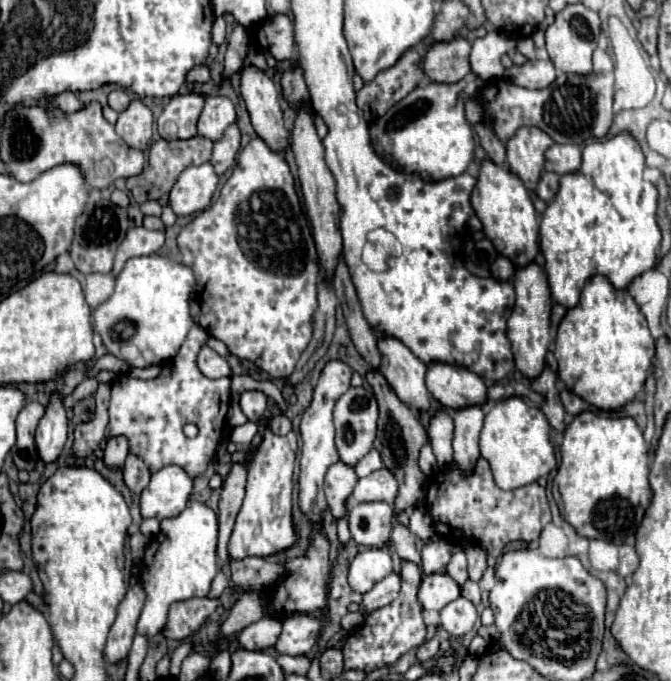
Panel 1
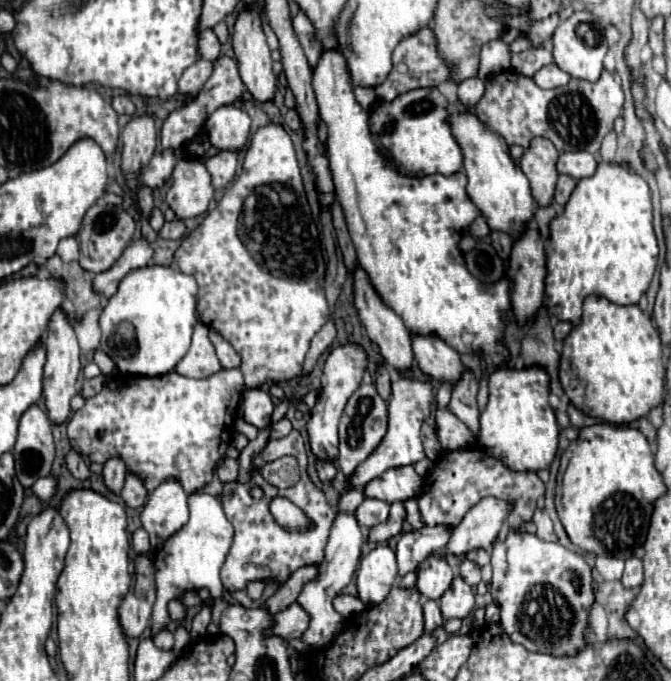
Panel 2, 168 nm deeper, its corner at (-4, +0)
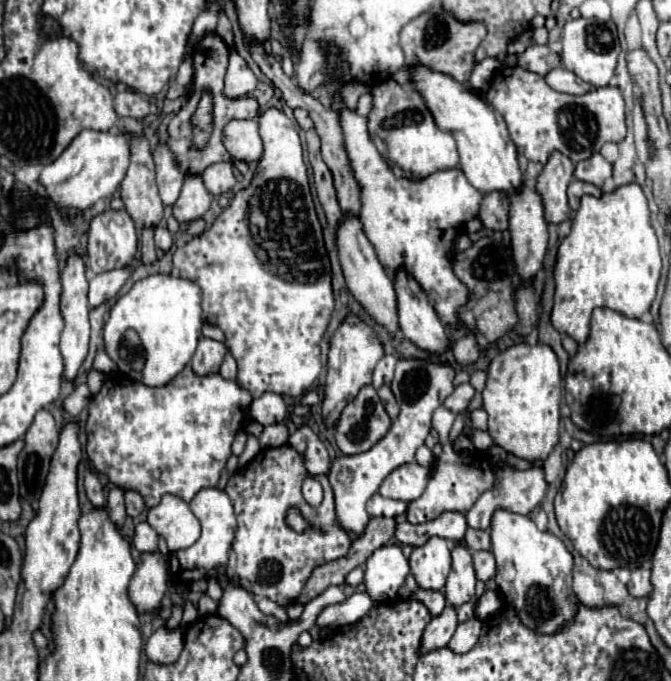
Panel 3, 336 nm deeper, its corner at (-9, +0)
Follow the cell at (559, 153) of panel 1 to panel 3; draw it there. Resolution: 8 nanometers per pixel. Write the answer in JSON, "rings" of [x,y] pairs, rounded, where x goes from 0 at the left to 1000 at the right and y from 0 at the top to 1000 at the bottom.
{"rings":[[[884,225],[878,233],[857,239],[854,260],[896,275],[899,266],[911,260],[911,239],[905,239],[896,225]]]}

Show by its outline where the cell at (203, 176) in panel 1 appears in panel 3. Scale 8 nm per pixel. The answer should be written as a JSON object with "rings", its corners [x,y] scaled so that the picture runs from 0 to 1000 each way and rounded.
{"rings":[[[276,257],[267,292],[258,301],[258,316],[267,327],[282,327],[308,313],[314,304],[314,283],[306,278],[300,257]]]}

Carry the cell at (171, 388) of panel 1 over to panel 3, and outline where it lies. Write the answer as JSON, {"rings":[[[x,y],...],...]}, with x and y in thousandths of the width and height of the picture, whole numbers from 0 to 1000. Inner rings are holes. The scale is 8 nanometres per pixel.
{"rings":[[[279,536],[258,559],[252,559],[252,562],[243,565],[243,568],[222,568],[222,565],[216,565],[216,562],[192,559],[192,557],[186,559],[186,554],[159,554],[156,562],[154,562],[154,568],[151,568],[151,574],[148,574],[145,580],[139,580],[139,583],[136,583],[136,592],[133,592],[133,612],[130,612],[130,618],[127,618],[130,668],[133,668],[136,680],[139,680],[139,686],[142,686],[148,695],[156,695],[168,712],[177,712],[177,715],[183,715],[186,721],[189,721],[189,718],[198,718],[198,721],[210,724],[219,744],[231,744],[231,742],[240,736],[240,730],[249,727],[249,724],[264,727],[264,730],[270,730],[270,733],[276,733],[276,736],[282,739],[282,736],[291,730],[294,721],[300,721],[300,718],[306,718],[306,715],[320,715],[320,712],[323,712],[326,698],[329,698],[329,692],[335,689],[335,680],[338,680],[338,674],[341,674],[341,668],[344,668],[344,651],[347,651],[350,639],[359,633],[362,615],[365,615],[365,601],[371,598],[374,586],[377,586],[374,577],[371,577],[368,571],[362,571],[353,559],[332,557],[326,548],[323,548],[323,551],[297,554],[297,551],[288,548],[288,542],[285,542],[282,536]],[[228,689],[237,689],[237,692],[240,692],[240,698],[237,698],[234,706],[225,703],[225,692],[228,692]]]}

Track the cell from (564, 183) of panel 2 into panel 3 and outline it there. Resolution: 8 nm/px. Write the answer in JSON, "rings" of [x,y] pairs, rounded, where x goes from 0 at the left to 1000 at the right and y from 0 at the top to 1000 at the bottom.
{"rings":[[[854,263],[854,266],[848,269],[848,278],[845,278],[845,286],[848,286],[848,304],[851,304],[854,310],[860,310],[863,292],[866,292],[869,286],[875,286],[875,283],[878,283],[878,286],[896,286],[896,278],[887,275],[887,272],[881,272],[881,269]]]}

